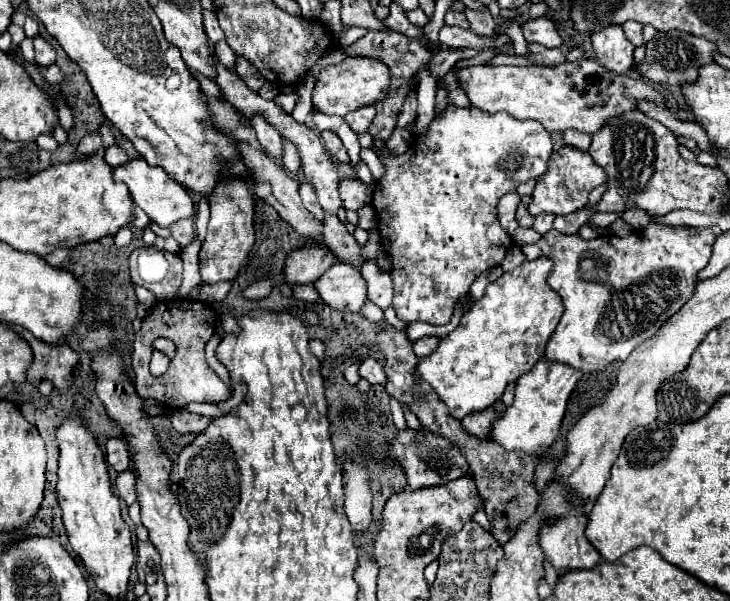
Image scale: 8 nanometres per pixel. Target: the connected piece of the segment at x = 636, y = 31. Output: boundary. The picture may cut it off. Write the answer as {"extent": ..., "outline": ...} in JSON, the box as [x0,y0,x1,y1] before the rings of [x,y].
{"extent":[622,21,644,47],"outline":[[[636,21],[624,23],[622,29],[624,29],[626,39],[628,39],[634,47],[642,47],[642,45],[644,45],[644,39],[642,39],[642,25],[640,25],[640,23],[636,23]]]}

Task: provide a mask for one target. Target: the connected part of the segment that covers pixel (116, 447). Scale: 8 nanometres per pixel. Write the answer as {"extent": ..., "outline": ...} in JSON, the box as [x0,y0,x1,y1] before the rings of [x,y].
{"extent":[106,439,130,471],"outline":[[[108,439],[106,443],[106,461],[112,469],[124,471],[130,465],[130,451],[124,439]]]}

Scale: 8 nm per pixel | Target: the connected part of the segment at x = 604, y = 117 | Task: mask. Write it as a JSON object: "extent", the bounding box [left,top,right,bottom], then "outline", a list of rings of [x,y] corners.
{"extent":[456,57,668,135],"outline":[[[588,57],[578,61],[564,61],[556,67],[478,65],[464,67],[456,75],[458,83],[466,89],[466,95],[474,107],[486,113],[506,111],[514,119],[536,119],[550,133],[576,129],[594,135],[596,131],[600,131],[600,127],[604,127],[608,119],[638,109],[640,101],[650,101],[658,105],[668,103],[666,95],[654,89],[648,81],[634,79],[630,75],[616,75],[600,67],[596,59]]]}

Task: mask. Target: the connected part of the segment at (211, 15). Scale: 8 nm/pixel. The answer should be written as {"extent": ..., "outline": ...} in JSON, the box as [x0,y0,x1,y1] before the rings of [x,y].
{"extent":[204,9,224,43],"outline":[[[204,9],[204,29],[206,29],[208,39],[212,43],[218,43],[218,41],[224,39],[224,31],[220,31],[220,25],[218,25],[218,19],[216,19],[214,11],[206,11]]]}

